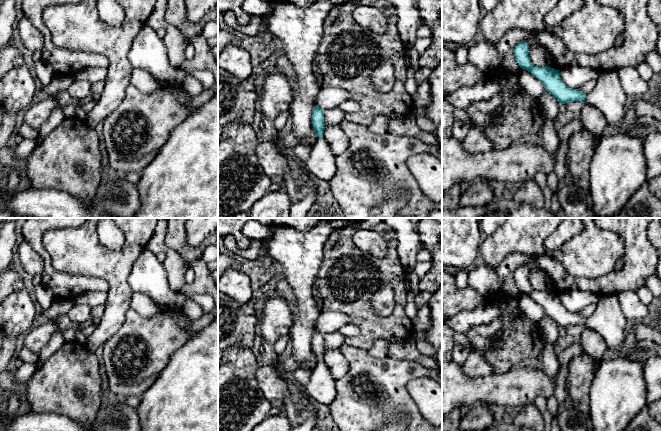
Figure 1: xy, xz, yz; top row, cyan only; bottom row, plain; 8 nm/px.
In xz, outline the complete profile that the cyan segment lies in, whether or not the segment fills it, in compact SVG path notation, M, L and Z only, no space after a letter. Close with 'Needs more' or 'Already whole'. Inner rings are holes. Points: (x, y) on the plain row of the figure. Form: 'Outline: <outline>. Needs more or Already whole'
Outline: M317 329L313 332L311 345L315 362L305 393L315 403L328 406L336 399L336 379L331 375L329 369L323 362L323 357L326 352L324 347L324 334Z. Needs more

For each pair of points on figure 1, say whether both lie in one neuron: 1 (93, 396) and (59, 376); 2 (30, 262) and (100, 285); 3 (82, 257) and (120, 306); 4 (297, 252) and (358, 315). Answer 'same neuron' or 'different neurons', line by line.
1: same neuron
2: different neurons
3: same neuron
4: different neurons

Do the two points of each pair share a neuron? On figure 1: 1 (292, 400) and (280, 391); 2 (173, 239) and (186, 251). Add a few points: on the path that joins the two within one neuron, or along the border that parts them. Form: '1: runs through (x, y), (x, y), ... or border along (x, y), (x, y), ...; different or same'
1: border along (277, 375), (287, 387), (288, 397), (282, 403); different
2: runs through (176, 241), (183, 248); same

